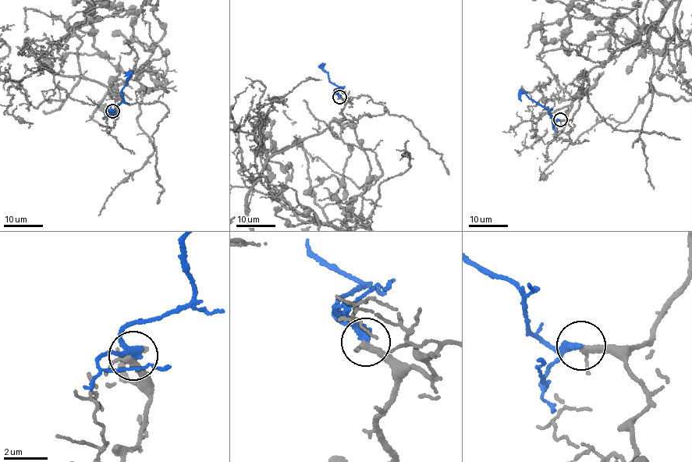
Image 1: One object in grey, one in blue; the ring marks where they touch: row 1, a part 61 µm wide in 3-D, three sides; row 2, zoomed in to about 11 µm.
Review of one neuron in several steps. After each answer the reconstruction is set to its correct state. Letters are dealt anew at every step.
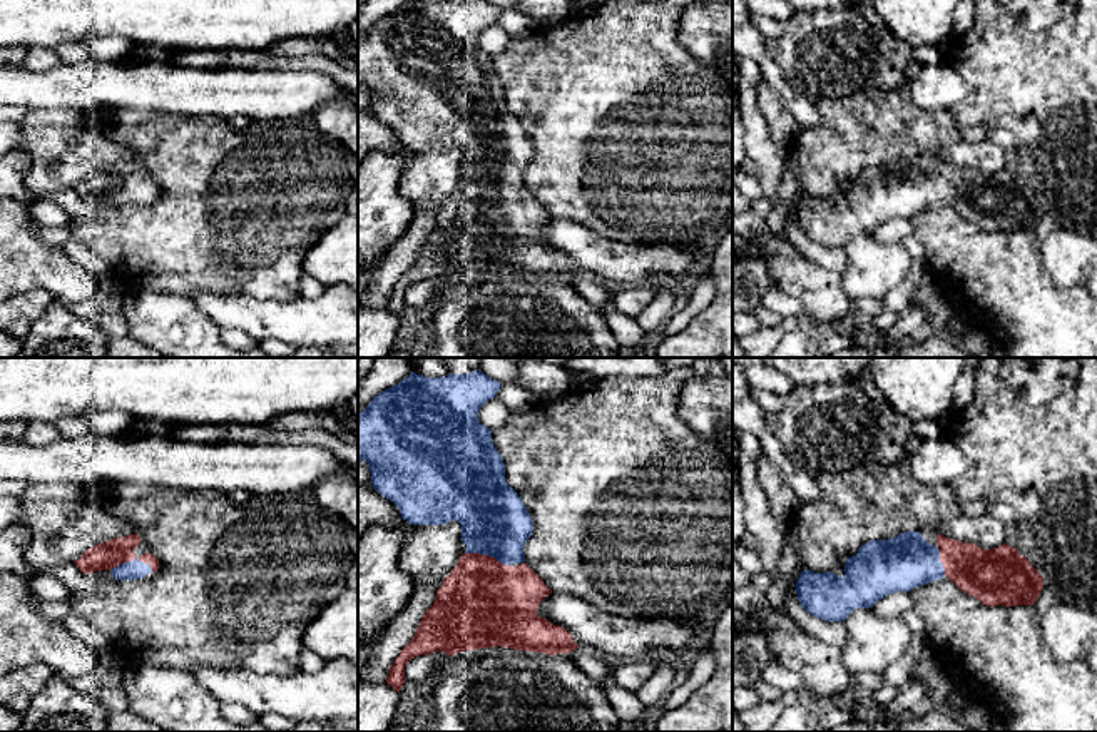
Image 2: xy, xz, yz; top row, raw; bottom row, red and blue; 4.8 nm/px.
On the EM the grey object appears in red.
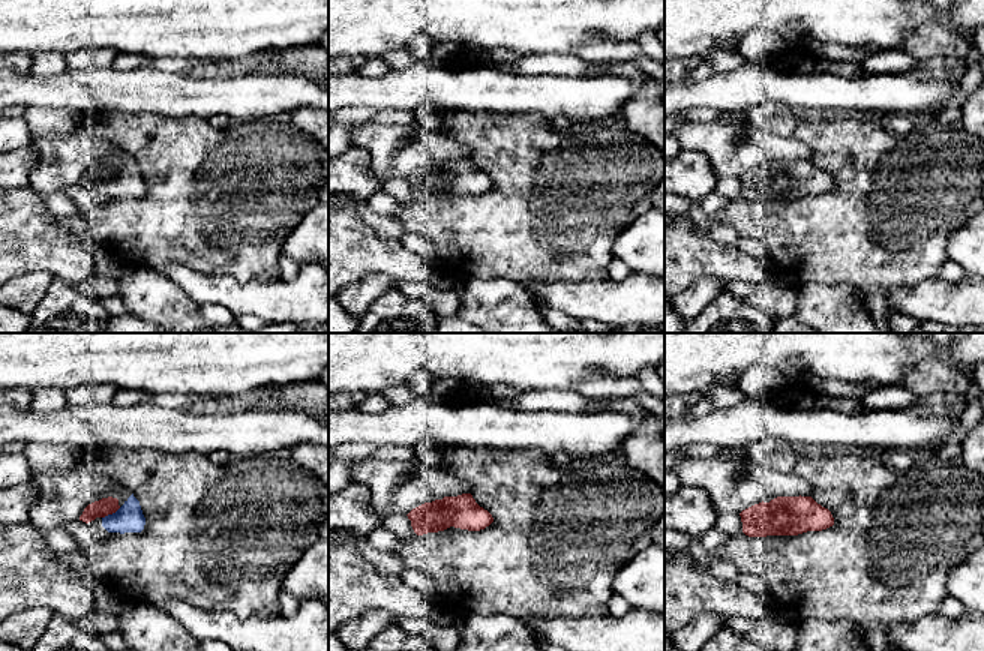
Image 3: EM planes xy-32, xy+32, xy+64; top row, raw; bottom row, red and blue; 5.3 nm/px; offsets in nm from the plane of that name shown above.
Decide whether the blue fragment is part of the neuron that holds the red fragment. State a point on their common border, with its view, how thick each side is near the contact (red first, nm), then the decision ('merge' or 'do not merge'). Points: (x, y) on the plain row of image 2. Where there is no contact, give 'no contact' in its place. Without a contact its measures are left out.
contact xy (132, 184); calibres 130 and 100 nm; merge

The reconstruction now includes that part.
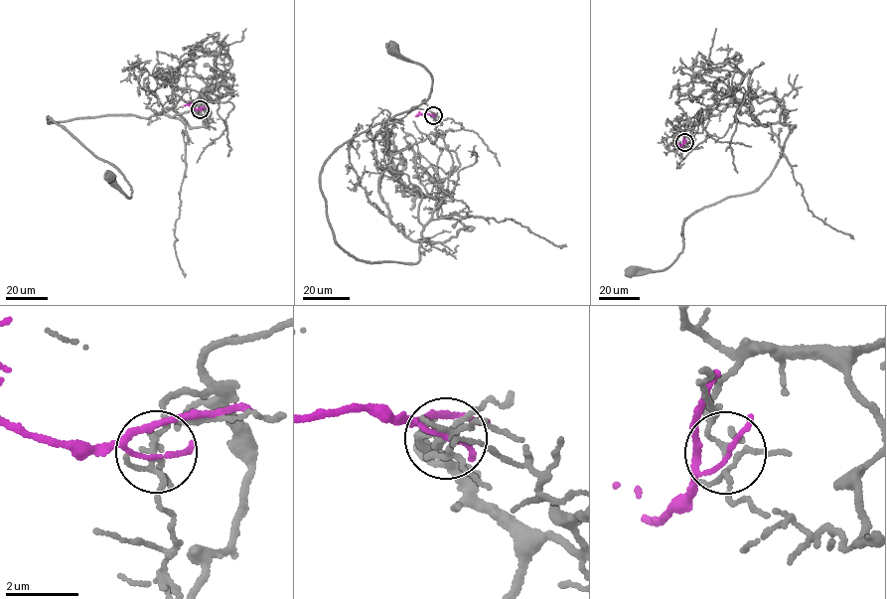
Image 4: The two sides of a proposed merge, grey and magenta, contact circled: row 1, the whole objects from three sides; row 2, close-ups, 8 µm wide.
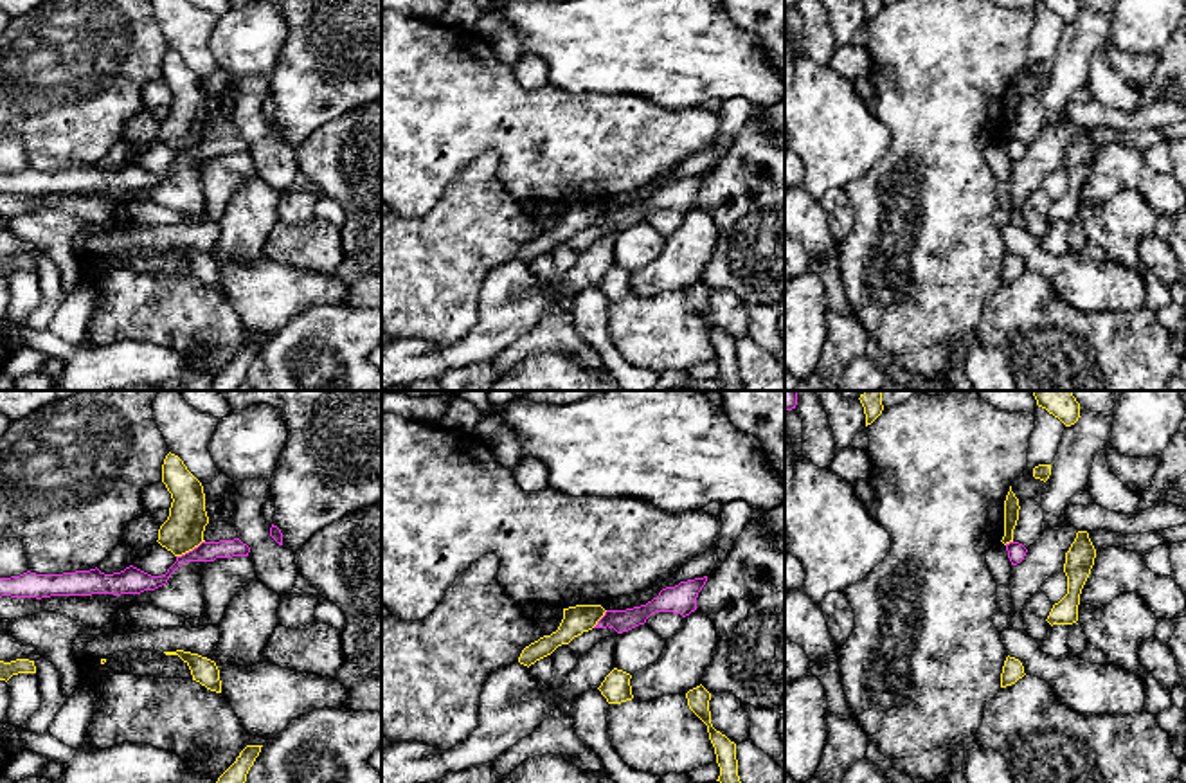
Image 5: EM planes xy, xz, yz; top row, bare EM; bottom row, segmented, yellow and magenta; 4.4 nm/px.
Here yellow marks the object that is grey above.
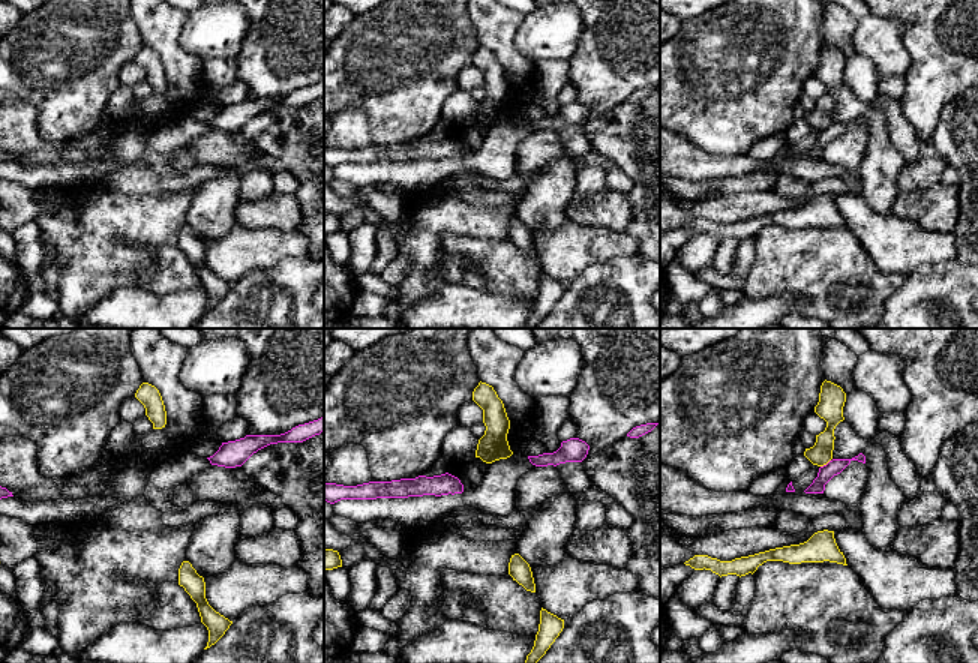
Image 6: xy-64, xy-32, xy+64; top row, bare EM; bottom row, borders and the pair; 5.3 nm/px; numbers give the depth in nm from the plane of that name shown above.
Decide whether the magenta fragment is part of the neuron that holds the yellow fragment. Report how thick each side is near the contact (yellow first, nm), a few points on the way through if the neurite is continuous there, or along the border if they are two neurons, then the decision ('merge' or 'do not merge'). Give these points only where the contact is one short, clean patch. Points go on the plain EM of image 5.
calibres 180 and 100 nm; border xy (204, 137), (177, 153); do not merge

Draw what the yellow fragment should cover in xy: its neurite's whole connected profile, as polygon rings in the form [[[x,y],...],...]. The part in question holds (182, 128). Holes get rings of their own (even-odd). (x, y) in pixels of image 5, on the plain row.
[[[167,50],[162,61],[162,79],[171,90],[167,117],[158,126],[158,140],[182,153],[203,137],[209,113],[205,108],[205,90],[202,79],[187,67],[184,58]]]

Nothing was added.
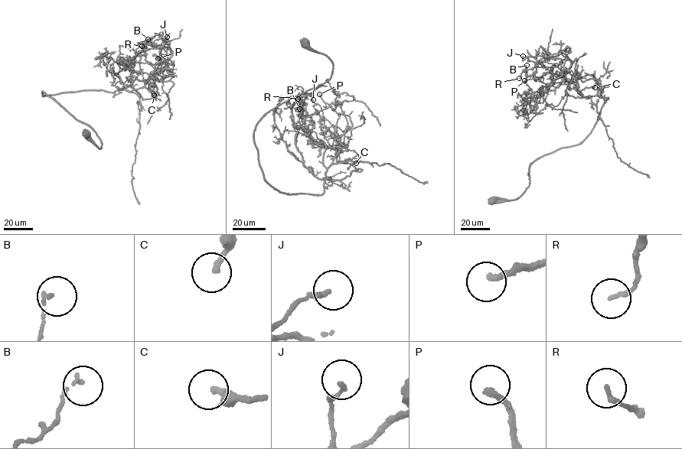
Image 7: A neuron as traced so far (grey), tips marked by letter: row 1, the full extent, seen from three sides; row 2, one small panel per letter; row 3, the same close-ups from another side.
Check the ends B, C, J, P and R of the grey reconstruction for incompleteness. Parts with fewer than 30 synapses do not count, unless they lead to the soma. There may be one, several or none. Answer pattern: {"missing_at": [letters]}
{"missing_at": ["P"]}

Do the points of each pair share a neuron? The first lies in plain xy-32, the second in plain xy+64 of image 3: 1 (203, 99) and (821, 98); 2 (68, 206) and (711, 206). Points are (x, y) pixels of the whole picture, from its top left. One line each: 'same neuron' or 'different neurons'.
1: same neuron
2: same neuron

